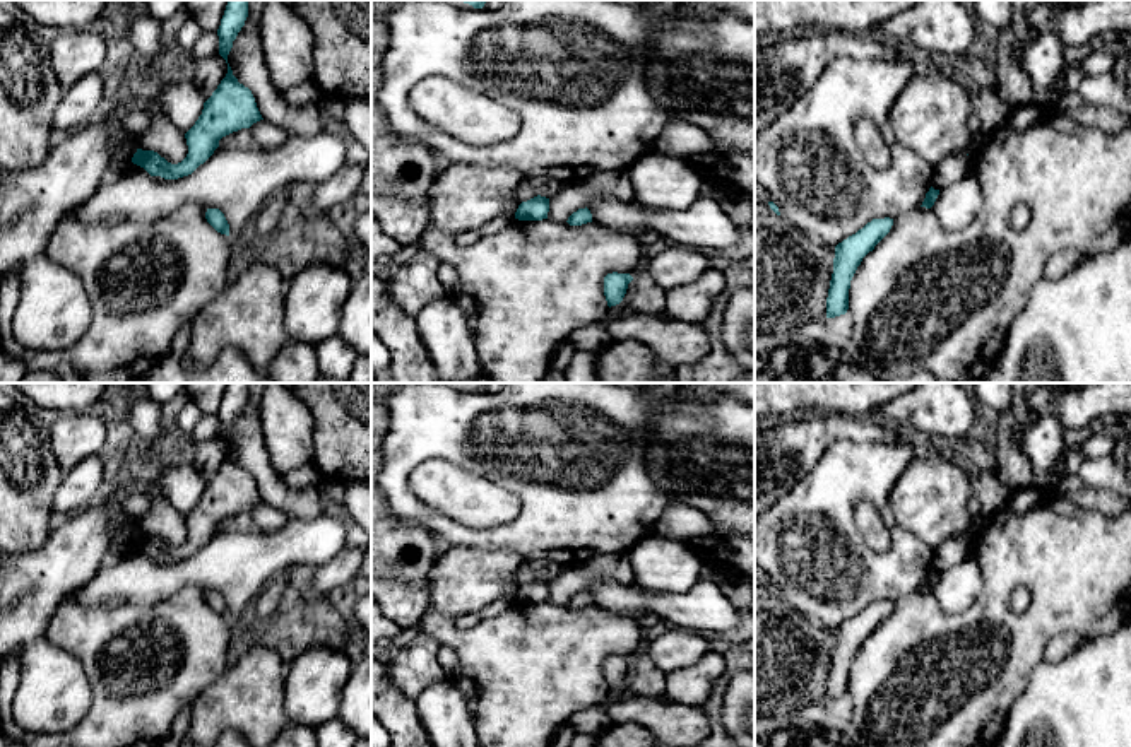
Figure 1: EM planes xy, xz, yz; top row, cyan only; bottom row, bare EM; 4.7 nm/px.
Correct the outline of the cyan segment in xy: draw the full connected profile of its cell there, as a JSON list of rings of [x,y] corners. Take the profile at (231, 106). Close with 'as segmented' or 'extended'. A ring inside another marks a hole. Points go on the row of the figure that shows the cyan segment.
[[[228,63],[226,77],[204,103],[202,115],[195,125],[185,133],[188,145],[187,157],[178,164],[171,164],[154,150],[137,149],[132,162],[144,168],[151,176],[178,179],[192,174],[204,164],[219,147],[222,137],[250,128],[260,120],[264,118],[252,91],[238,82]]]; as segmented

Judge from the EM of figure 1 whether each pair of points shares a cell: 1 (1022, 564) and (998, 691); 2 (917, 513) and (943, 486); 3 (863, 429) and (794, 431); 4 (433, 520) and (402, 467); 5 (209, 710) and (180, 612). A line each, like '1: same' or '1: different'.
1: same
2: same
3: same
4: same
5: different

